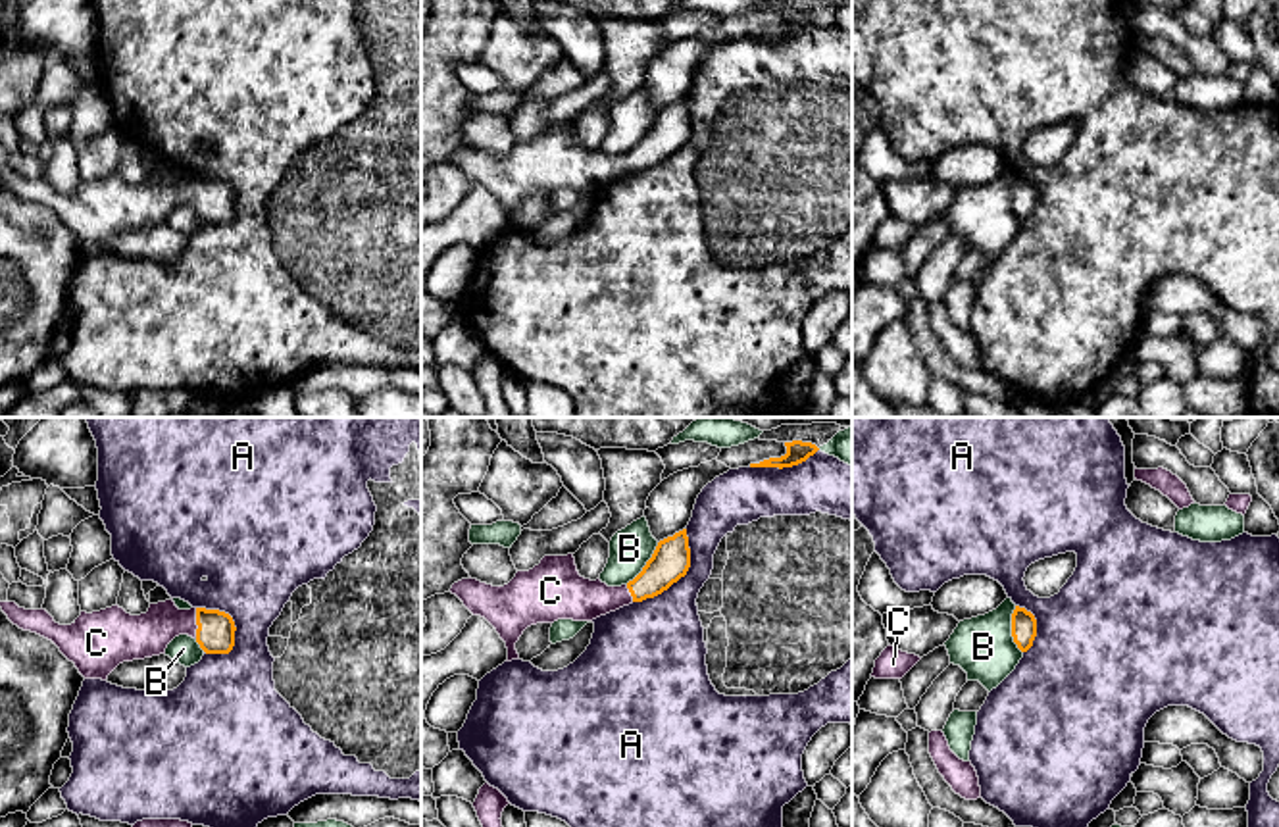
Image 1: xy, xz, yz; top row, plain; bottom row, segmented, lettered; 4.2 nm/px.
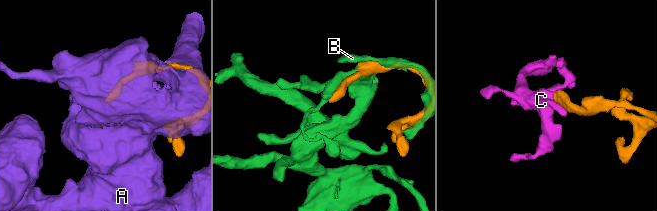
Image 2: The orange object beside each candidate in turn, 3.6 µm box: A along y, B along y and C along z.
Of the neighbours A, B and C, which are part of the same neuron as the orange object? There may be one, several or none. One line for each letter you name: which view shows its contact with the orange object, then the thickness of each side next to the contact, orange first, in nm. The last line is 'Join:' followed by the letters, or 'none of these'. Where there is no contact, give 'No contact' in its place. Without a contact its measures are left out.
C: Touches orange in xy. Thickness 160 nm (orange) against 180 nm
Join: C

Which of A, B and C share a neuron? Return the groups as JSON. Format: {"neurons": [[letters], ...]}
{"neurons": [["A"], ["B"], ["C"]]}

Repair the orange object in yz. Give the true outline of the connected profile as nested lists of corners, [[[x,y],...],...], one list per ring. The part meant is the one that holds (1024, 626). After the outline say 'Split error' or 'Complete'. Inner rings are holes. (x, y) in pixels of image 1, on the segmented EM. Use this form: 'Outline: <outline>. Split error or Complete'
Outline: [[[1016,606],[1012,614],[1012,637],[1021,652],[1027,652],[1033,646],[1037,637],[1037,619],[1025,608]]]. Complete

